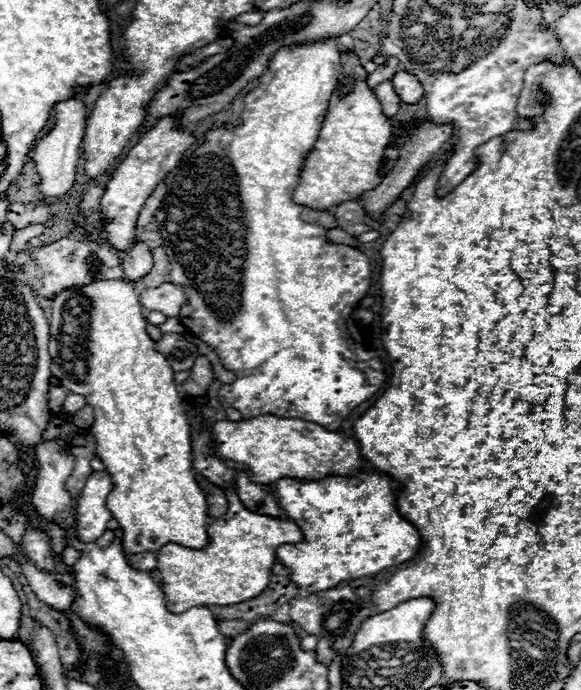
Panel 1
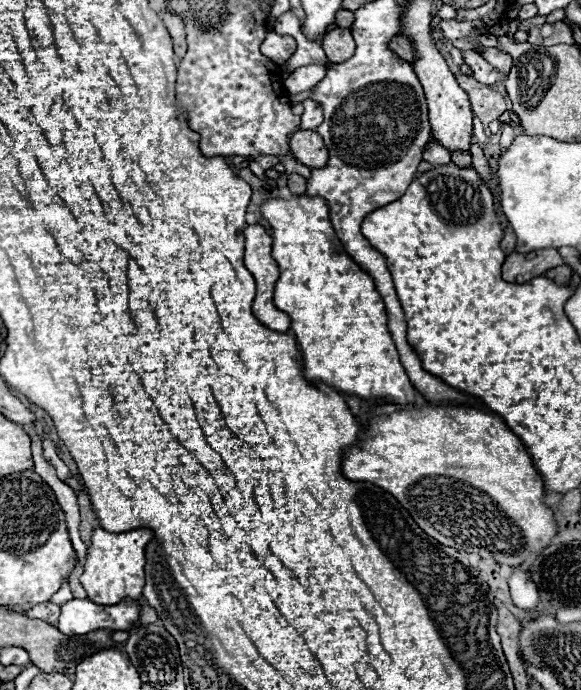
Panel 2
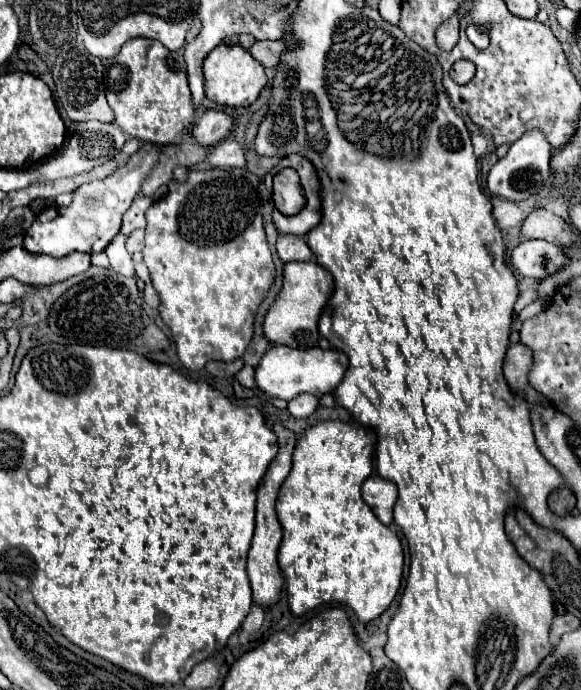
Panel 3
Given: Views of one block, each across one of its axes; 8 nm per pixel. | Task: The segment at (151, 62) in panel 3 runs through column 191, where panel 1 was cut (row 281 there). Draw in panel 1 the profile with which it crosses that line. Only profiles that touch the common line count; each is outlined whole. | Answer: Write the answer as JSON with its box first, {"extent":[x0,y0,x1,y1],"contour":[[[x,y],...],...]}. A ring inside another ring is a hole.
{"extent":[48,280,208,552],"contour":[[[94,280],[88,286],[68,288],[54,296],[50,310],[48,350],[52,356],[52,374],[70,392],[86,396],[86,404],[94,408],[90,432],[96,440],[96,456],[104,462],[114,482],[106,506],[122,528],[124,552],[160,550],[170,542],[192,550],[206,548],[208,502],[192,474],[188,416],[174,384],[174,372],[166,358],[156,352],[154,340],[146,332],[148,322],[134,284],[126,280]]]}

